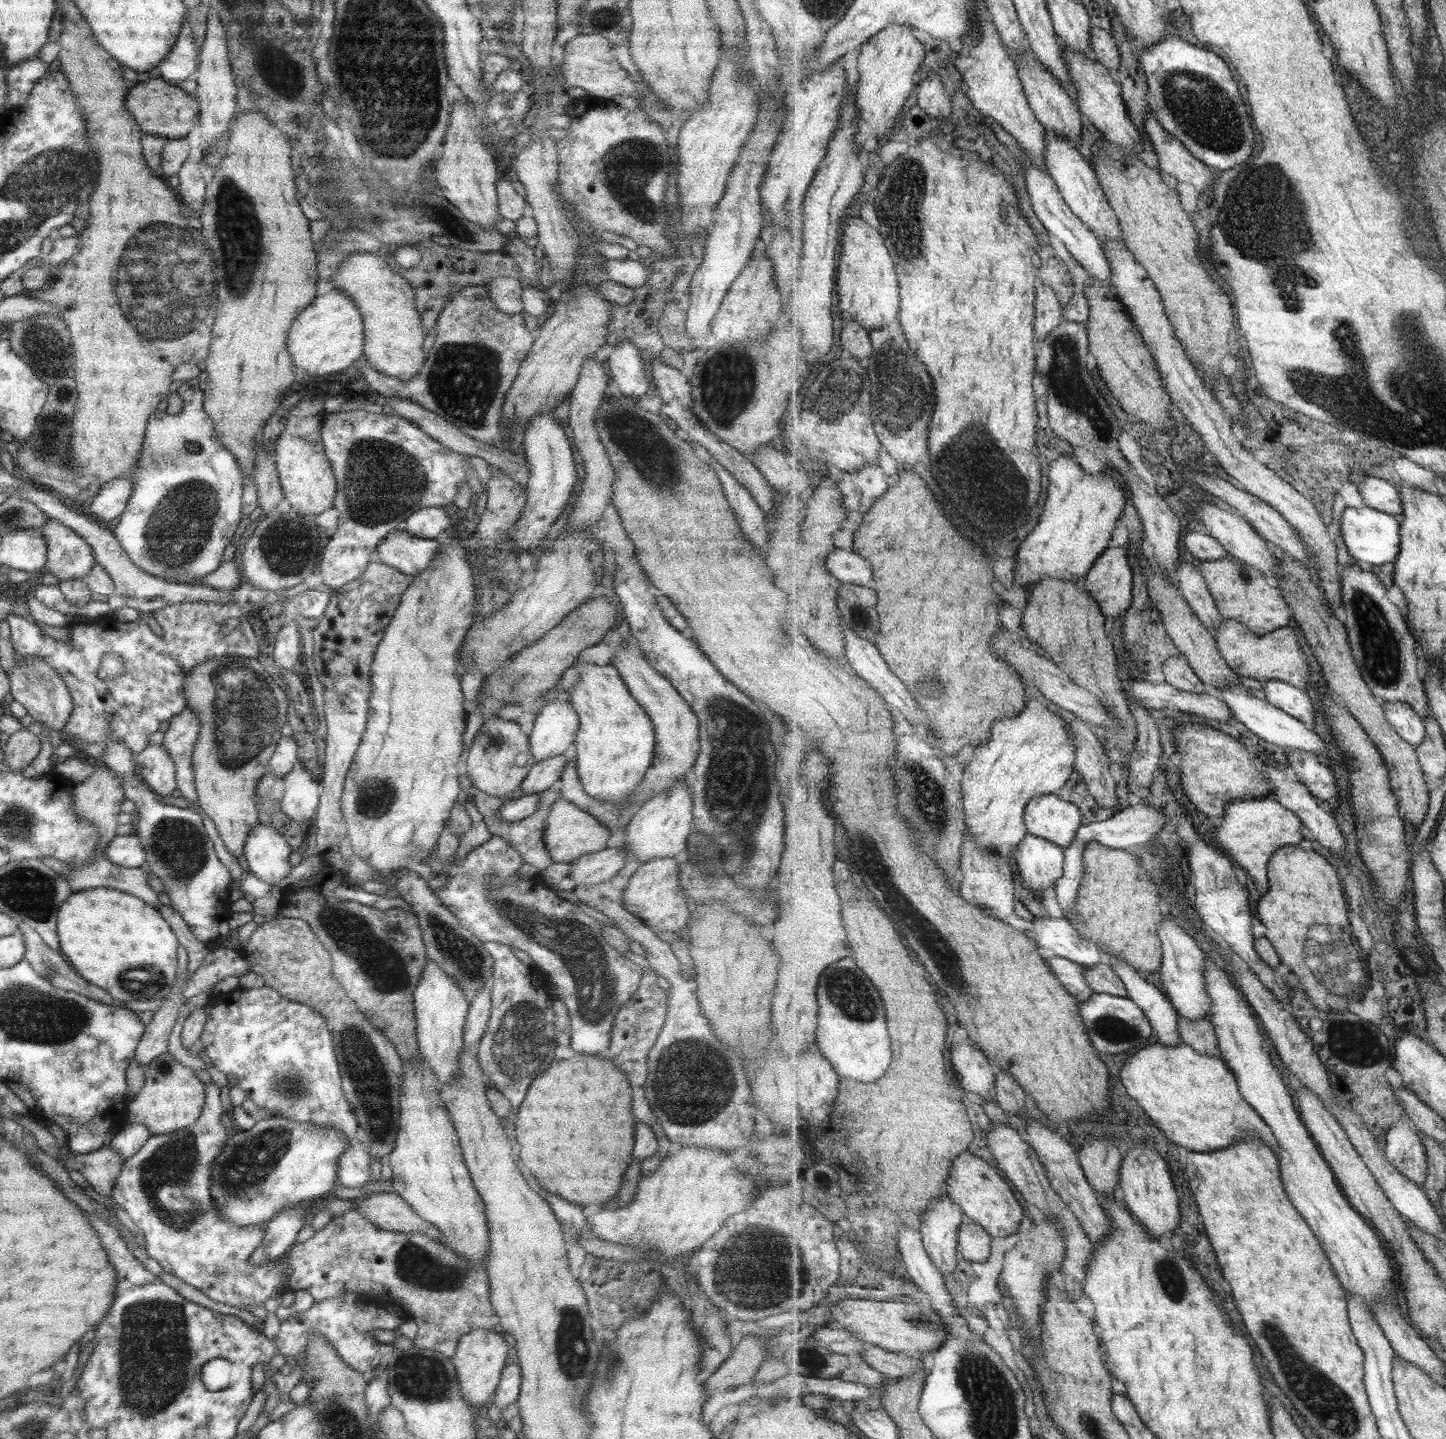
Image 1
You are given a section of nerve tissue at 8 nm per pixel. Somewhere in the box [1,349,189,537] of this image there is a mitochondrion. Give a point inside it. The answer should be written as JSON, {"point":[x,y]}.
{"point":[51,449]}

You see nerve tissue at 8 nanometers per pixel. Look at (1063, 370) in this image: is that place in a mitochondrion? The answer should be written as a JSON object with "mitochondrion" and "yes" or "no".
{"mitochondrion":"yes"}

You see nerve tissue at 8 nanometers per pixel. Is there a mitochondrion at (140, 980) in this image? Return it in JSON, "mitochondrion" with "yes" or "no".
{"mitochondrion":"yes"}

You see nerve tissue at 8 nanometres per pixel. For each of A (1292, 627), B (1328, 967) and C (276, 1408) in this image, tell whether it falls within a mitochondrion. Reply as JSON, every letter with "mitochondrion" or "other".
{"A":"other","B":"mitochondrion","C":"other"}

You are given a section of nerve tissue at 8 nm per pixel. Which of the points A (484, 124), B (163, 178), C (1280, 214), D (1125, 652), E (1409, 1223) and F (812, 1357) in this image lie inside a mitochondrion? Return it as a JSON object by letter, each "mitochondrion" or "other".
{"A":"other","B":"other","C":"mitochondrion","D":"other","E":"other","F":"mitochondrion"}

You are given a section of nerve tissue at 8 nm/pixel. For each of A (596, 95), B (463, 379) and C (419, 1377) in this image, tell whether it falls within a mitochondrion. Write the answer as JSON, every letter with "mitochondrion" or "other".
{"A":"other","B":"mitochondrion","C":"mitochondrion"}

